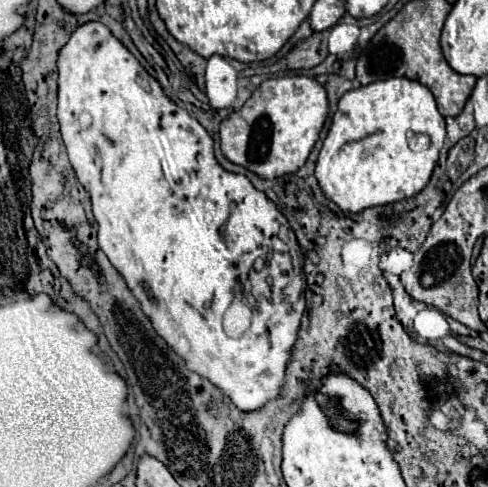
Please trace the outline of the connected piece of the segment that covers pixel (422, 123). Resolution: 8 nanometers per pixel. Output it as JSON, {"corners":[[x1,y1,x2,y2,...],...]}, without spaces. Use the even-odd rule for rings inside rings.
{"corners":[[388,78,350,90,340,98,338,110,334,112,332,126,316,162,316,180,324,196,344,212,360,212,370,206,410,198,428,184,447,136,446,126,446,118,438,112,432,92,416,80]]}

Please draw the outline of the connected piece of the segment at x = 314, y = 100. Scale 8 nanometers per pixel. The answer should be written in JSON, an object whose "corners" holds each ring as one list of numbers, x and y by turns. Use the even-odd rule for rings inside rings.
{"corners":[[270,78,264,80,240,108,238,118,242,118,244,122,228,122,226,118,220,124,220,148,230,162,248,168,260,178,280,178,304,166,318,140,326,116,326,90,322,90,322,86,314,78]]}

